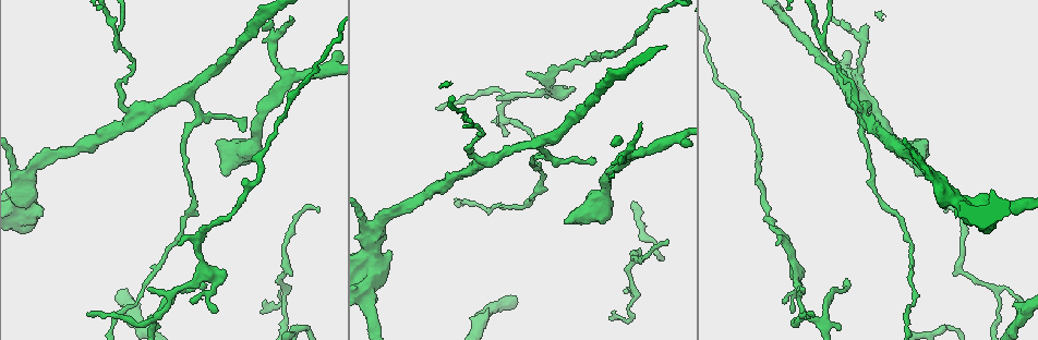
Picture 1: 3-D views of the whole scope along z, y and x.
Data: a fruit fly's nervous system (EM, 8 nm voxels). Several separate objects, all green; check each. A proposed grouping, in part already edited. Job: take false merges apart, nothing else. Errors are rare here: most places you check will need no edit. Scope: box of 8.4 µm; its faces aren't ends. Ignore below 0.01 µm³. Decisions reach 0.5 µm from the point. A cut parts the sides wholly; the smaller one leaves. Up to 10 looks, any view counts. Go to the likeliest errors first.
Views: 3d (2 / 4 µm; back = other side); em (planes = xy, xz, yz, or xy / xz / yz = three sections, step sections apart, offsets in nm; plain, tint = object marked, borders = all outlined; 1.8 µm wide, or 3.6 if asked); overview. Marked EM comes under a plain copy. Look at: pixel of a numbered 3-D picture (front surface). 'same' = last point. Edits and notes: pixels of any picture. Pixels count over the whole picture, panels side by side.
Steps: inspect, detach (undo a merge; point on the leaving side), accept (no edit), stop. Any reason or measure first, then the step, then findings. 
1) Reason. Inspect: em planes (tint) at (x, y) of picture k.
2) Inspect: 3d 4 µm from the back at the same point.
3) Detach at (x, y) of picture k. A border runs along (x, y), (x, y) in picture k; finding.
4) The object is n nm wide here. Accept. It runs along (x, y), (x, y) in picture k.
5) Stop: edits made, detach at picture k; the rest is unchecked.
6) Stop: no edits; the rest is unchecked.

Three-way junction. Inspect: em xy step 8 (tint) at (480, 168) of picture 1.

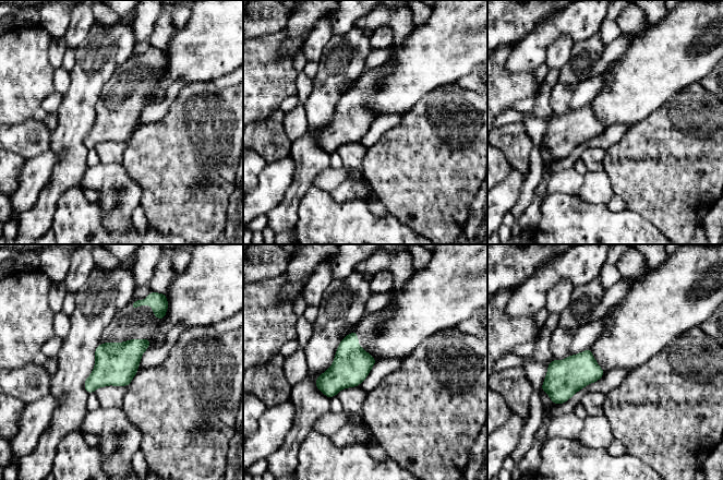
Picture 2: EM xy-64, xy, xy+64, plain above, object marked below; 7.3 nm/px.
Accept. All the same neuron.

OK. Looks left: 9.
Inspect: em planes (tint) at (243, 150) of picture 1.

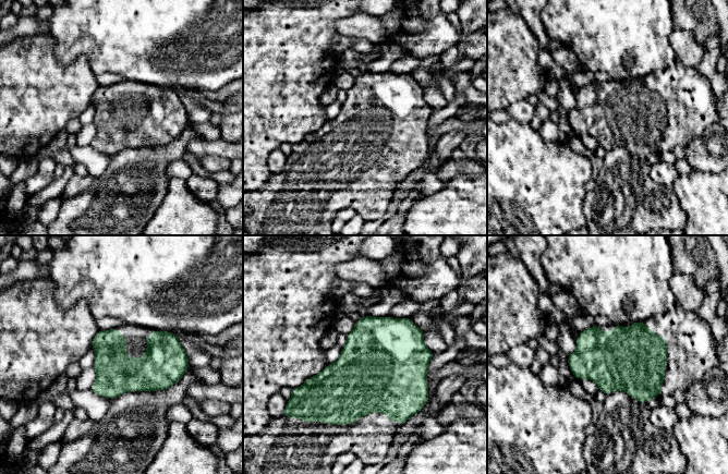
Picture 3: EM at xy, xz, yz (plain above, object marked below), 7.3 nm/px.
Accept. One neuron here.

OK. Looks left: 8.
Sudden change in width. Inspect: em planes (tint) at (556, 93) of picture 1.

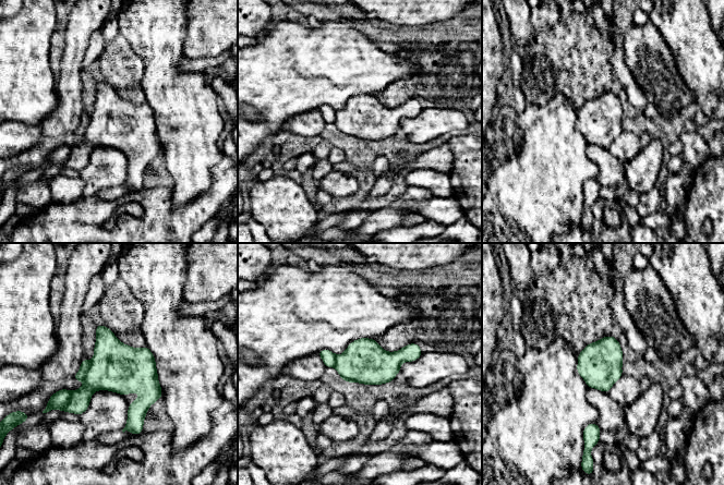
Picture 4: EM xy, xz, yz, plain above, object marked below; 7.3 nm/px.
The object is 320 nm wide here. Detach at (59, 399) of picture 4. Two neurons meet here.

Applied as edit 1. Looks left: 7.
Inspect: overview.

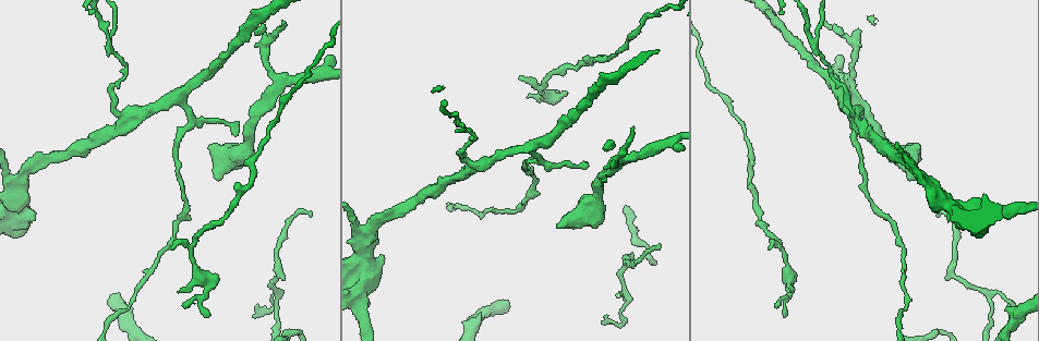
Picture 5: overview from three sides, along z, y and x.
Abrupt turn. Inspect: 3d 4 µm from the back at (613, 161) of picture 5.

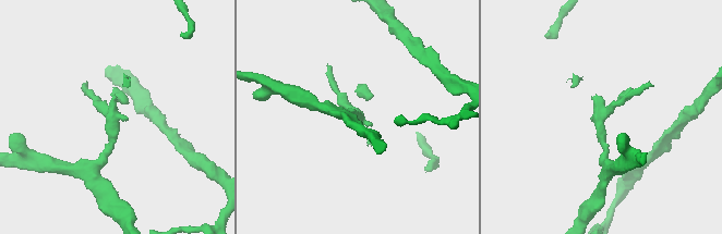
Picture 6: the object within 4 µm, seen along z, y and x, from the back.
Inspect: em xy step 8 (tint) at (356, 113) of picture 6.

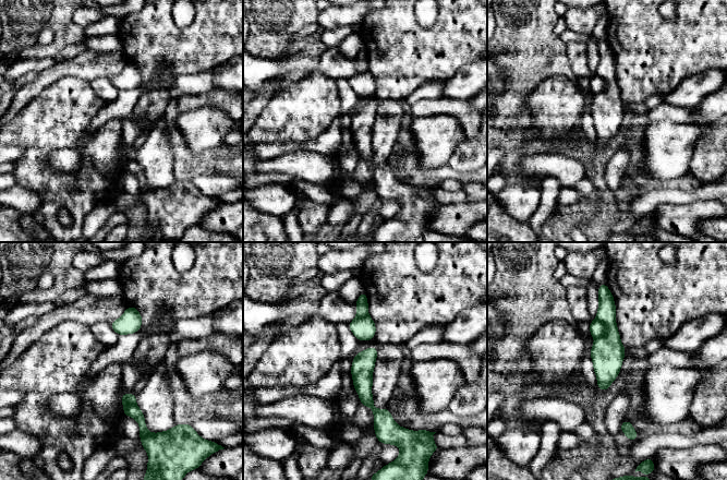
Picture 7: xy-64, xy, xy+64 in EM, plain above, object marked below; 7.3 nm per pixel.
Cut it another way. Inspect: em planes (borders) at the same point.

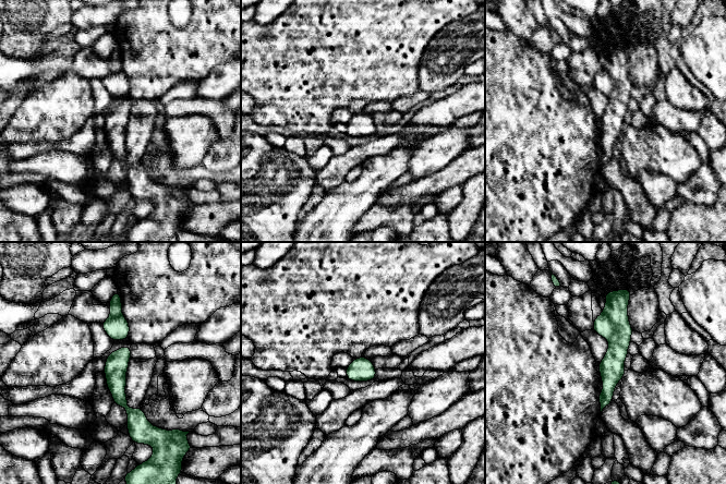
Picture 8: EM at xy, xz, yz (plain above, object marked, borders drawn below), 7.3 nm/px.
Detach at (603, 326) of picture 8. A border runs along (603, 312), (614, 325), (608, 340) in picture 8; two neurons meet here.

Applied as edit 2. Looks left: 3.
Stop: edits made, detach at picture 4, detach at picture 8; the rest is unchecked.

